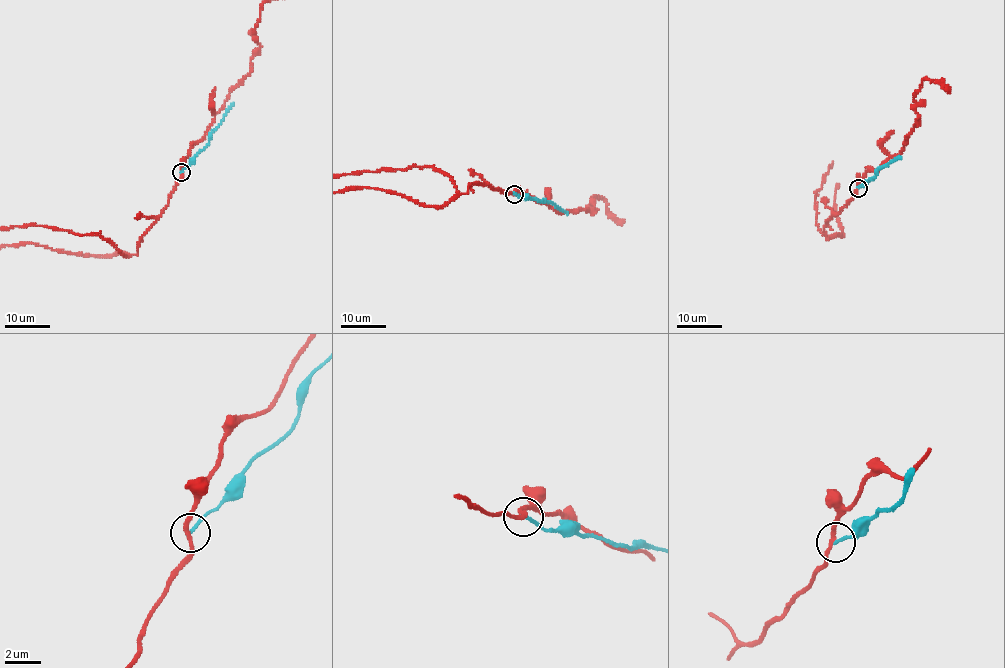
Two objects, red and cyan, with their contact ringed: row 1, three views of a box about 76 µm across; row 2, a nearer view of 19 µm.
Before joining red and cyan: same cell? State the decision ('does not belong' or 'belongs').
does not belong

